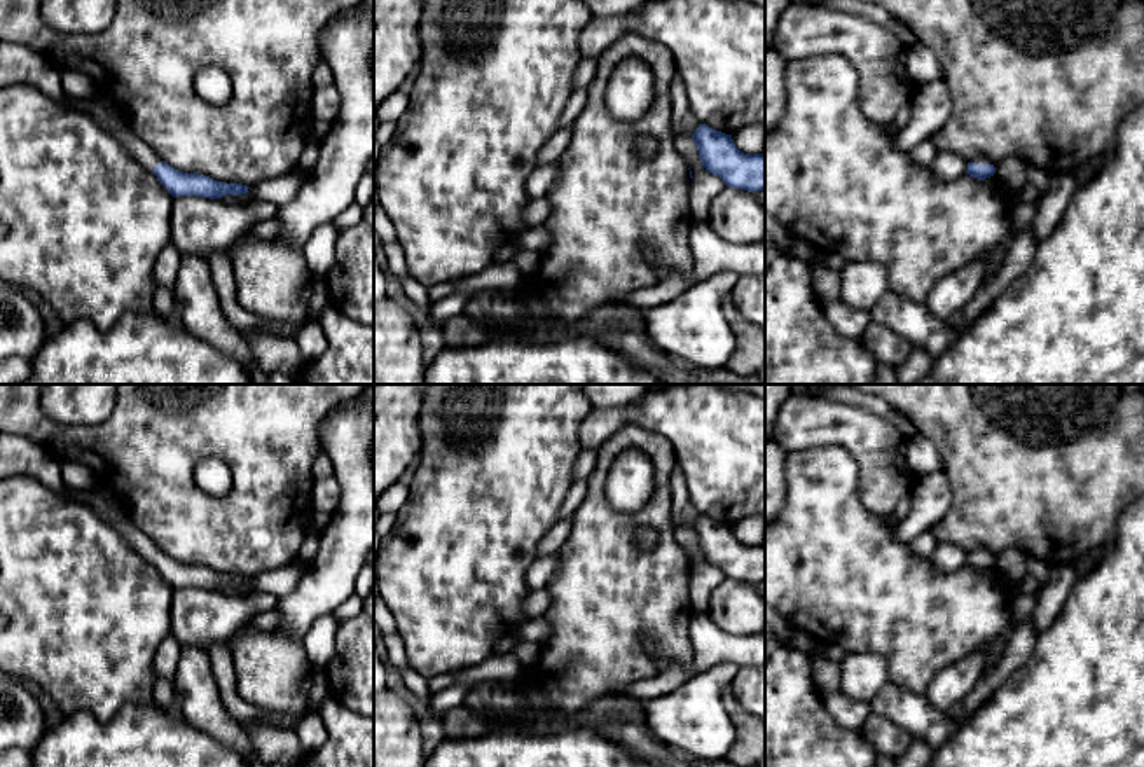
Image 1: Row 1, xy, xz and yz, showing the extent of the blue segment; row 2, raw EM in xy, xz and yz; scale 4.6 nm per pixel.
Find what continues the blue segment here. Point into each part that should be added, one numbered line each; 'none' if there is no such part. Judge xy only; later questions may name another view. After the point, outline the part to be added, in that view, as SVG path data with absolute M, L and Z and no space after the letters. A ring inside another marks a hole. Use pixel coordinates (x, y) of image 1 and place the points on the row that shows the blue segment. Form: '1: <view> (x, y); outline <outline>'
1: xy (142, 152); outline M68 96L68 107L93 117L103 129L115 136L145 169L152 171L155 164L162 162L162 159L127 126L126 121L105 108L100 101L93 98L77 101Z

